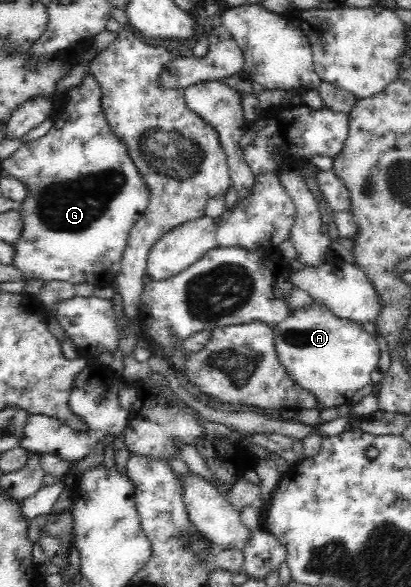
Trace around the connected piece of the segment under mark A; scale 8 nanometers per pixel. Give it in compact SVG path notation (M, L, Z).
M315 303L309 310L293 310L275 330L275 351L289 377L316 398L319 410L352 406L357 390L372 383L371 373L377 366L381 350L361 324L334 316L325 306Z

